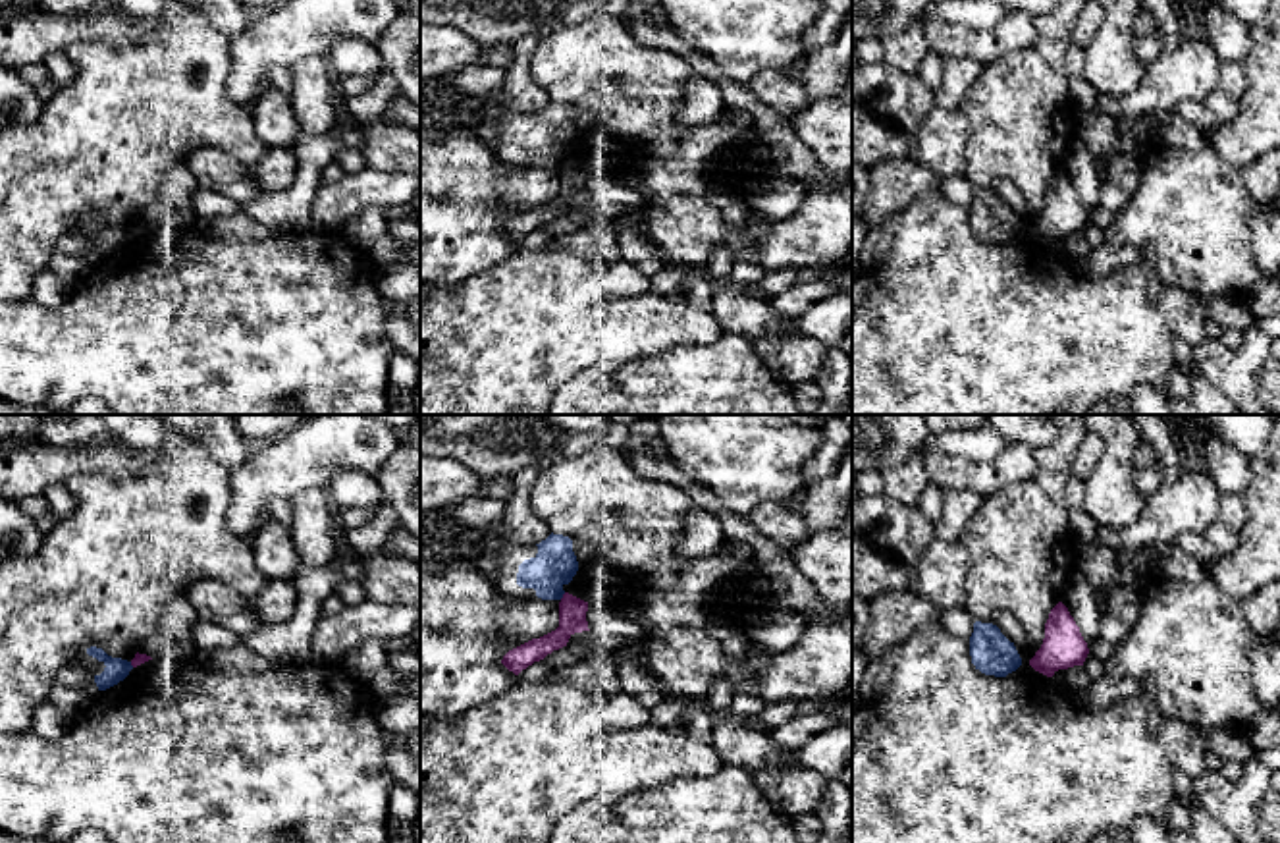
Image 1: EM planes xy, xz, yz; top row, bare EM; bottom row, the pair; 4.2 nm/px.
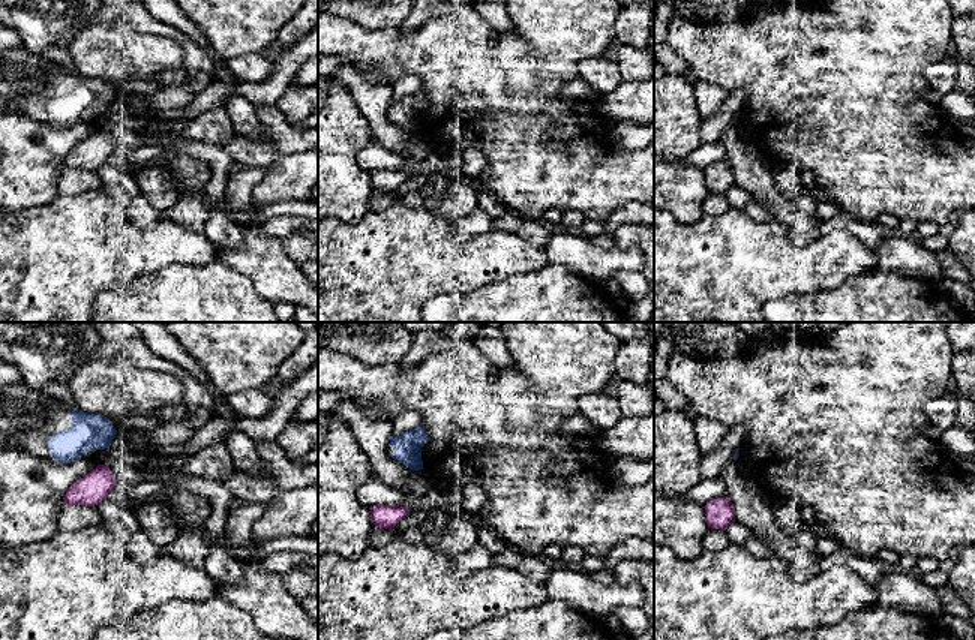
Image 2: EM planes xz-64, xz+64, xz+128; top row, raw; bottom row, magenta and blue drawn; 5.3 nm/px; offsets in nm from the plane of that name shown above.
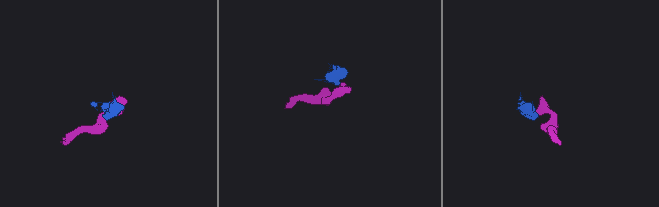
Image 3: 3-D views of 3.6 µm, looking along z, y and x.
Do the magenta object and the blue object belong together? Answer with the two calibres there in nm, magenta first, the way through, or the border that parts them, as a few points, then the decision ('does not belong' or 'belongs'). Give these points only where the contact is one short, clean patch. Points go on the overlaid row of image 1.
calibres 110 and 180 nm; border xz (565, 593), (560, 598); does not belong

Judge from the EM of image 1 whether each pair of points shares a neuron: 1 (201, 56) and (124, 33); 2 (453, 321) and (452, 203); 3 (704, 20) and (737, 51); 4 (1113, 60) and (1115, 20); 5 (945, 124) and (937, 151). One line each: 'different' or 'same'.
1: different
2: different
3: same
4: same
5: same

